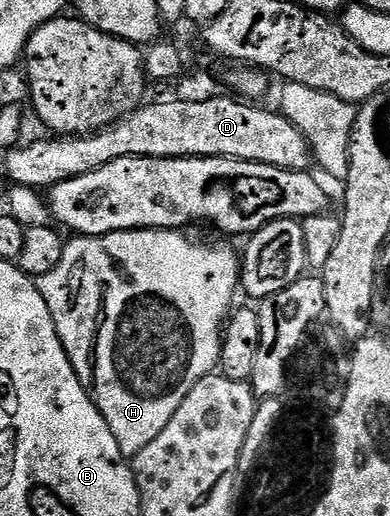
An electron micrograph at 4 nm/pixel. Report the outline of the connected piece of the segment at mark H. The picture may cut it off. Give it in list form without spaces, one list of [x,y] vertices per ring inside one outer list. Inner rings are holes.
[[[128,229],[125,233],[108,233],[102,237],[72,238],[63,251],[63,259],[59,259],[59,267],[55,271],[47,271],[47,275],[36,278],[37,288],[40,289],[43,299],[55,321],[55,331],[67,351],[67,359],[75,367],[75,375],[89,390],[93,402],[99,407],[111,435],[119,443],[121,452],[126,458],[132,459],[137,453],[167,427],[171,415],[175,415],[175,407],[179,407],[181,400],[196,381],[210,376],[221,364],[221,335],[223,326],[234,304],[233,292],[239,289],[239,265],[236,260],[229,261],[229,249],[225,245],[217,245],[212,249],[209,245],[196,245],[185,238],[186,234],[172,229]]]

